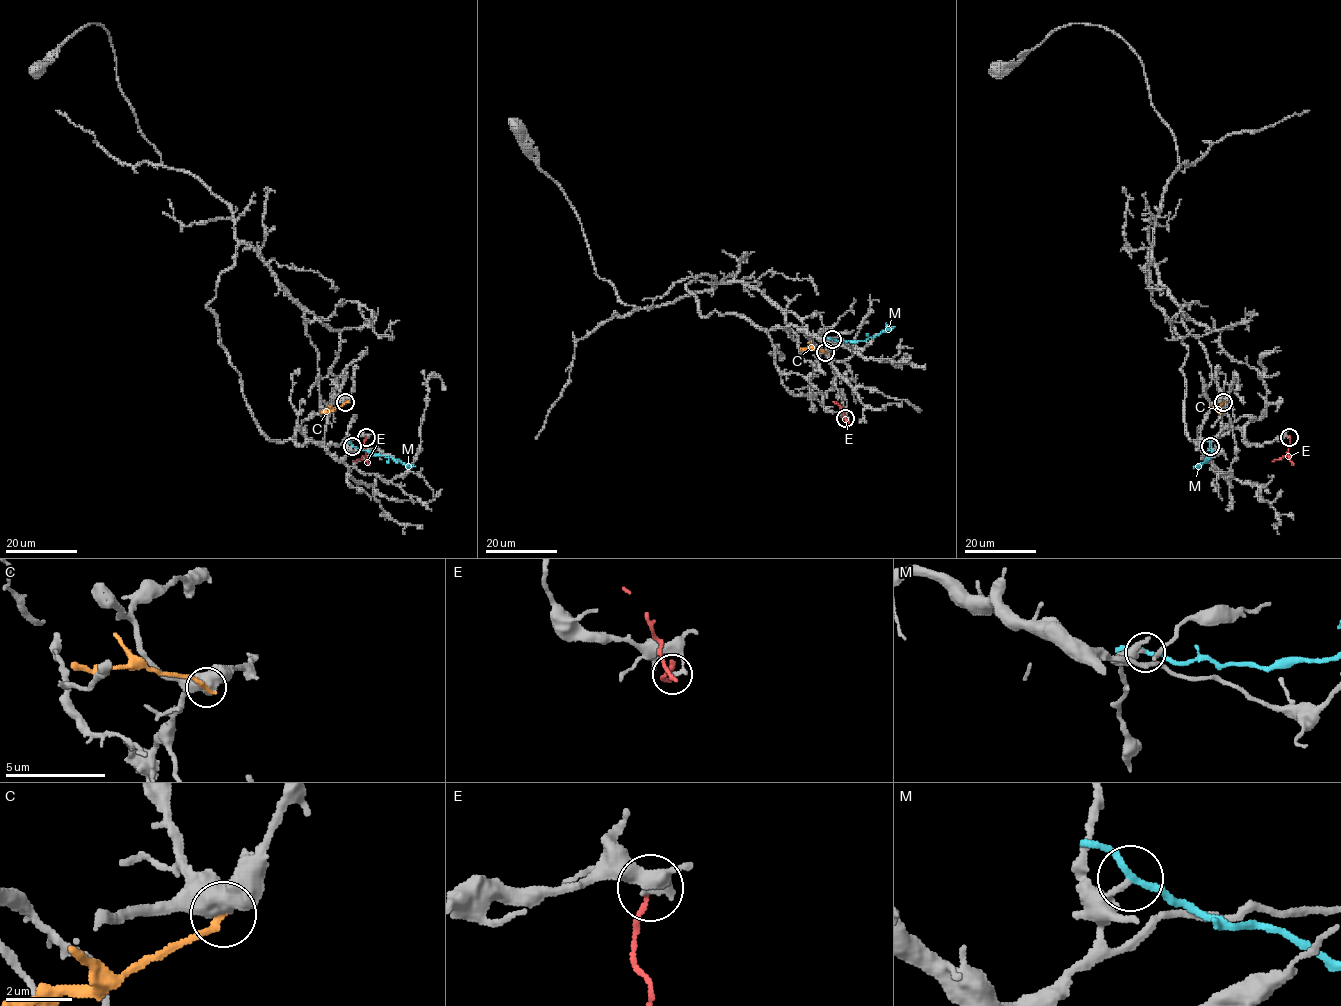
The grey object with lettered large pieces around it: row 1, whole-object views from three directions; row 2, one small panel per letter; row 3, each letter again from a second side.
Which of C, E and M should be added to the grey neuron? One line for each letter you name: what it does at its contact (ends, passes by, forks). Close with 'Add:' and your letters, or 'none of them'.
Add: none of them

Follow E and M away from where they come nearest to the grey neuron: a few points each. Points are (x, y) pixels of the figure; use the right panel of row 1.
E: (1289, 437), (1288, 455), (1272, 461)
M: (1210, 445), (1213, 454), (1197, 467)

